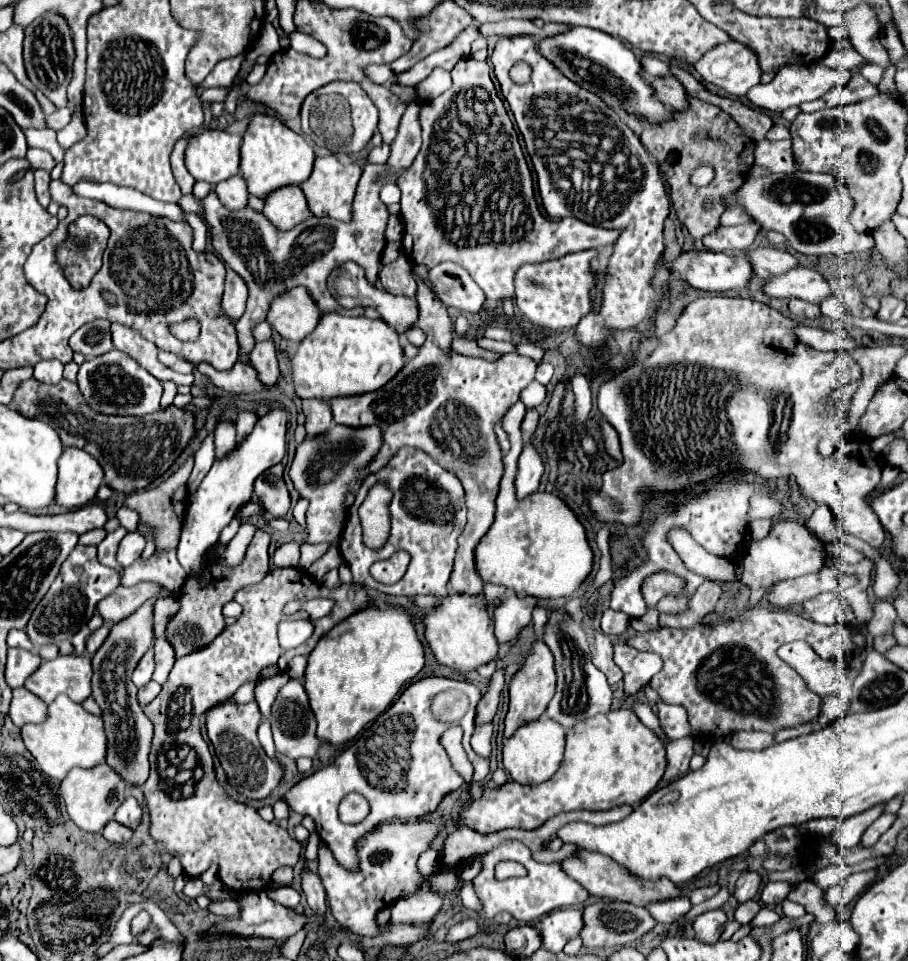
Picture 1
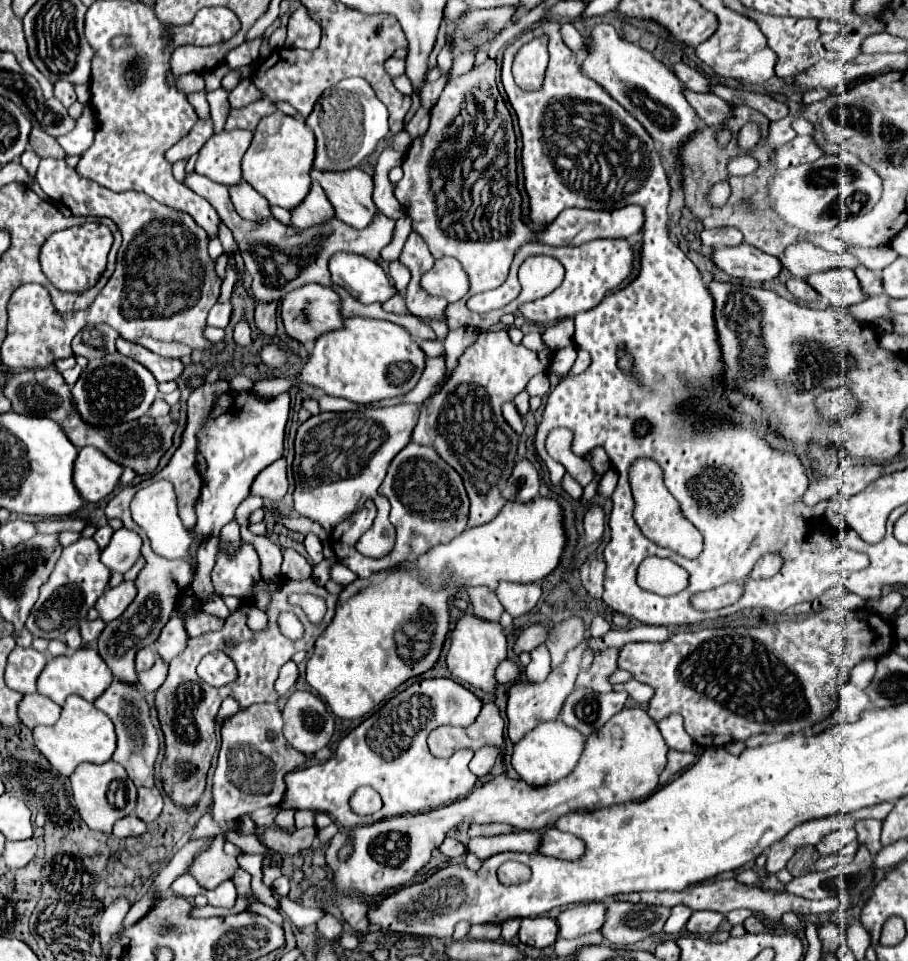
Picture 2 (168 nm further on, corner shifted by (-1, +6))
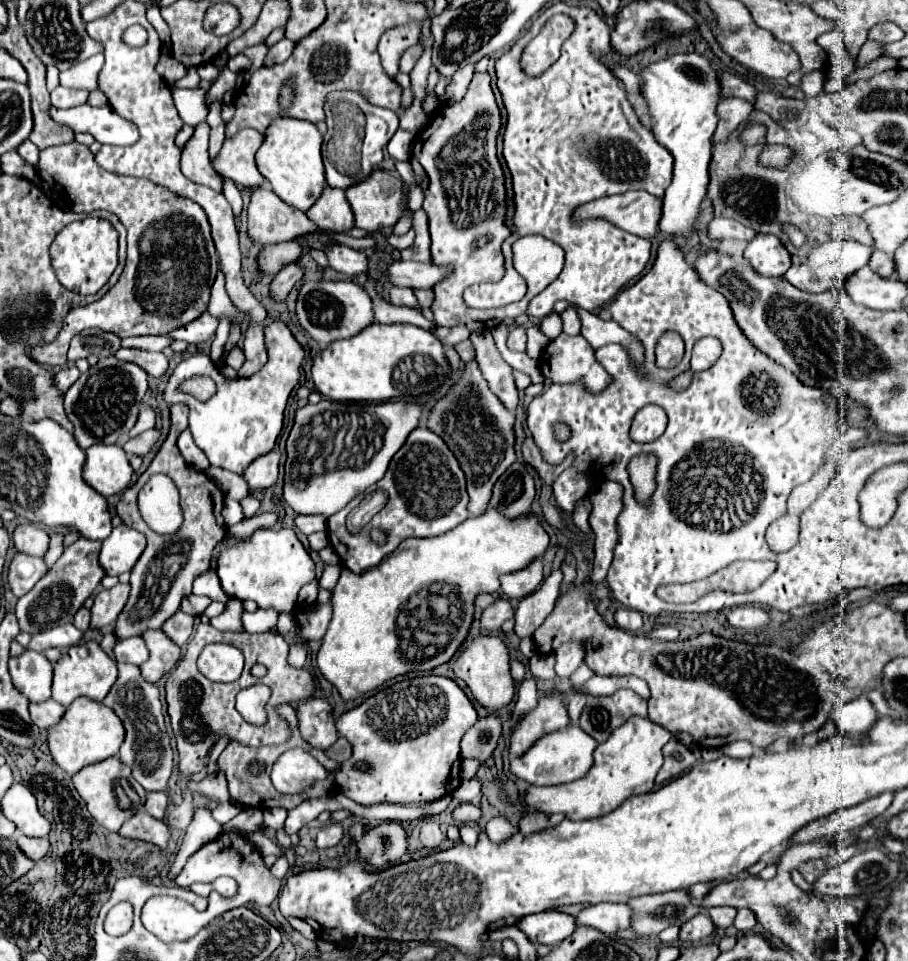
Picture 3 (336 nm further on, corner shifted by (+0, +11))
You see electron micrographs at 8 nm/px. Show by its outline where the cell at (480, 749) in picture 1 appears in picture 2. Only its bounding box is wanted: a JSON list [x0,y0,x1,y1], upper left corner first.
[469,745,499,777]

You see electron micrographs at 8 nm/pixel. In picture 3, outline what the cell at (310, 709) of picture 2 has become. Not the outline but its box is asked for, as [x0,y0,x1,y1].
[298,698,338,750]

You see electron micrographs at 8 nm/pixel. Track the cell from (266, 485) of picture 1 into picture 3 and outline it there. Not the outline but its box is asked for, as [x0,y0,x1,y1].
[242,450,280,490]

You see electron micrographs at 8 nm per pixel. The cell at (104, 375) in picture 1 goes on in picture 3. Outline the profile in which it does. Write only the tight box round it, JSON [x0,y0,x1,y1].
[64,356,148,450]

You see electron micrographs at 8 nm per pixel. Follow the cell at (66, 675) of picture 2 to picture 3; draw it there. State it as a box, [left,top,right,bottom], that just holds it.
[52,642,118,706]

